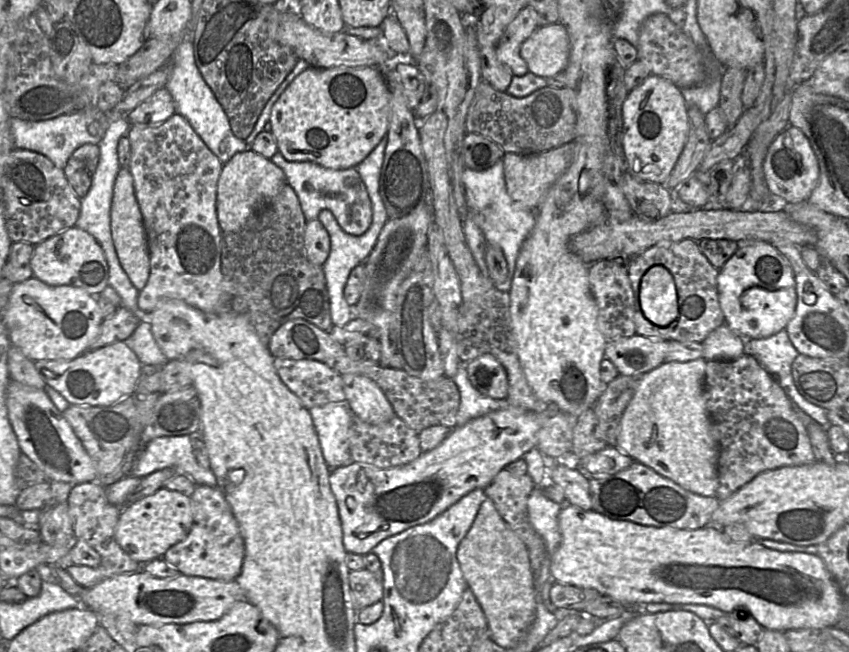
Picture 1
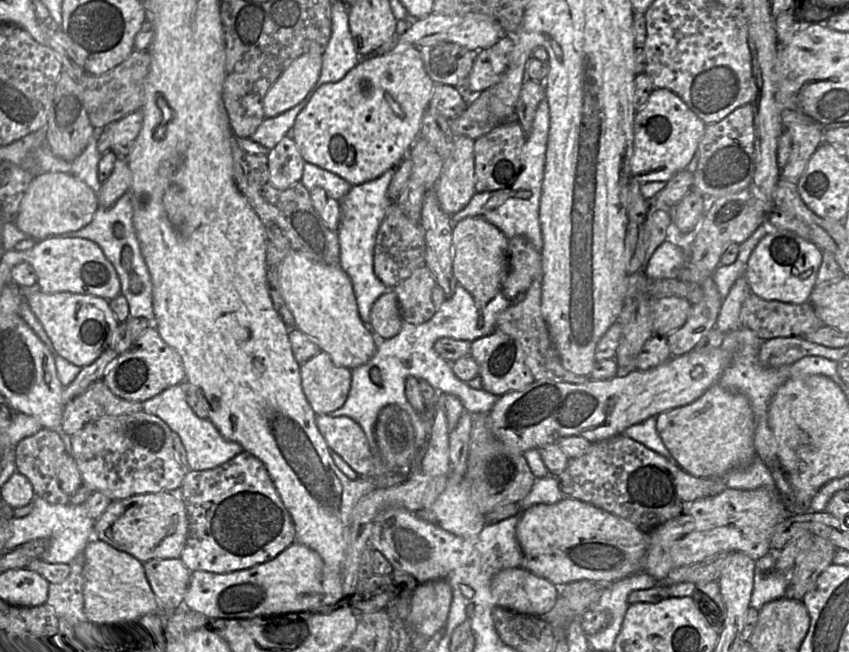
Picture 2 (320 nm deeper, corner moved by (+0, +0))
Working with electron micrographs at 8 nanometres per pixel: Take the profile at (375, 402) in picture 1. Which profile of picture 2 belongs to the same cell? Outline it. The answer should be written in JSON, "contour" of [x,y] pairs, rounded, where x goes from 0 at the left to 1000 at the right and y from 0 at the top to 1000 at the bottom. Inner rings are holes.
{"contour":[[[340,387],[327,410],[327,436],[331,452],[346,488],[346,502],[372,525],[392,557],[412,567],[432,557],[444,537],[444,521],[436,502],[429,497],[422,479],[416,439],[400,406],[386,406],[362,396],[355,387]]]}

